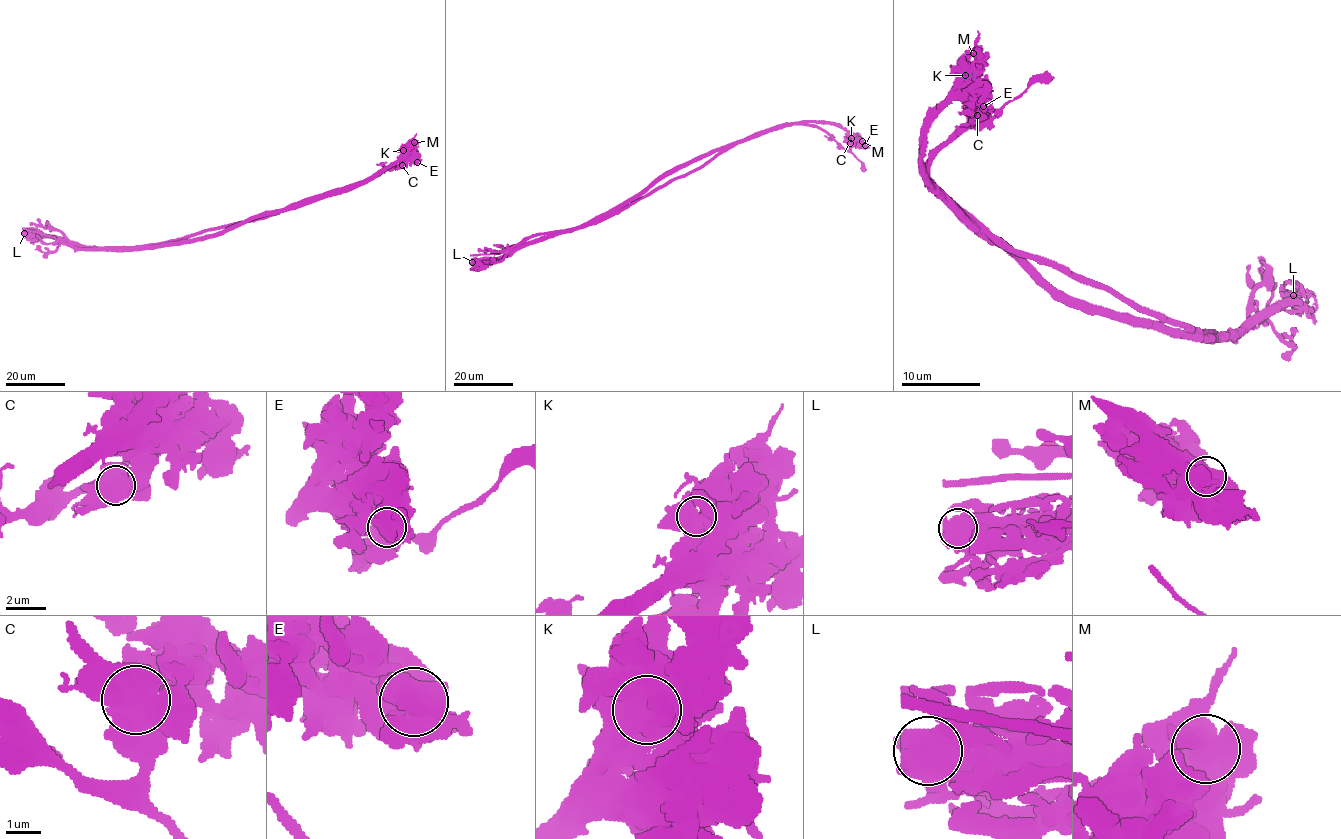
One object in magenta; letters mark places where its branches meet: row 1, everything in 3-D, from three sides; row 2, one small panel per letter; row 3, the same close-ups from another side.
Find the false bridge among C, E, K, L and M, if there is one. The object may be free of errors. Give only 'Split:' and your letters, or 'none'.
Split: C

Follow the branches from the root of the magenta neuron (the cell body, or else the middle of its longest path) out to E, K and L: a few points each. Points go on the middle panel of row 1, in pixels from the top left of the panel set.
E: (677, 179), (703, 167), (738, 143), (787, 125), (829, 122), (847, 131), (865, 145)
K: (677, 179), (703, 167), (738, 143), (787, 125), (829, 122), (840, 125), (851, 138)
L: (677, 179), (668, 180), (603, 219), (554, 231), (496, 258), (472, 262)

